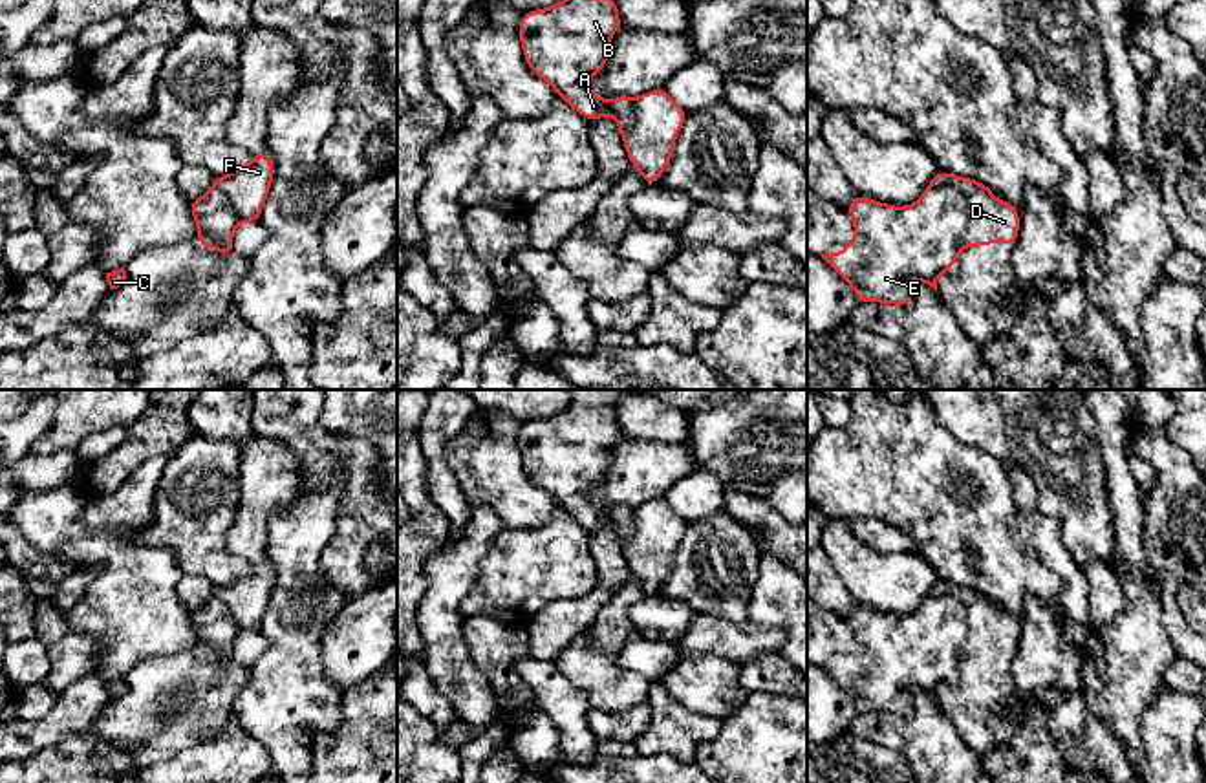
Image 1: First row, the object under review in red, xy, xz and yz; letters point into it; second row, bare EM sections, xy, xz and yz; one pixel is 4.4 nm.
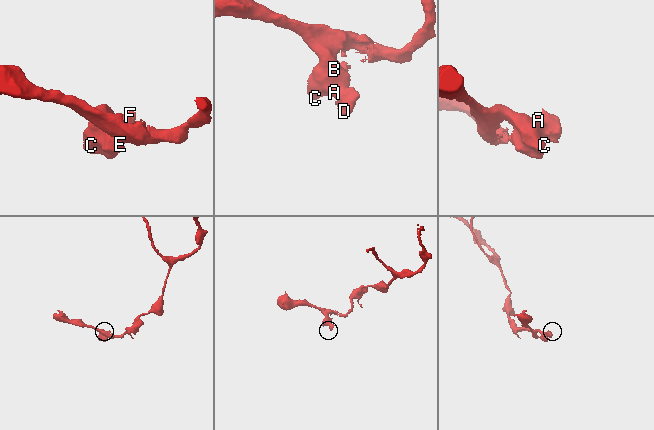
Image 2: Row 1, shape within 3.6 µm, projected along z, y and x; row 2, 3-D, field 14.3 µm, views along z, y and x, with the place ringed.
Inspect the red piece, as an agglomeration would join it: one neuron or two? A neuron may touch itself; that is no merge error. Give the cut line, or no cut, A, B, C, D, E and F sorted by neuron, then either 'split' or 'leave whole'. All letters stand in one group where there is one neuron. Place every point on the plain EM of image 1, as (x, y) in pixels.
yz (928, 595), (954, 597), (965, 610), (965, 641), (959, 661) | A B C E / D F | split

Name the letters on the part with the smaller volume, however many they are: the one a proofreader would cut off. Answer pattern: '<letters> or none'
D, F

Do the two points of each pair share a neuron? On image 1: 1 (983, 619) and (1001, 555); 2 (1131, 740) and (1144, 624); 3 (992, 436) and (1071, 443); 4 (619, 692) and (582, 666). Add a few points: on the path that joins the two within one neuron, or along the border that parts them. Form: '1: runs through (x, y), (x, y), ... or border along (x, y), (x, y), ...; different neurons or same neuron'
1: border along (948, 580), (976, 588), (992, 599); different neurons
2: runs through (1130, 710), (1130, 679), (1135, 654); same neuron
3: border along (1000, 408), (1007, 454), (1012, 460); different neurons
4: runs through (610, 688), (592, 670); same neuron

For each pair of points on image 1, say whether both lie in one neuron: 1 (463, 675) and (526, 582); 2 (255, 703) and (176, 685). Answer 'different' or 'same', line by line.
1: different
2: different

